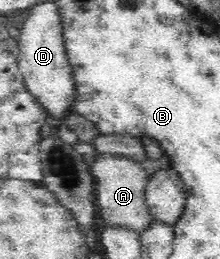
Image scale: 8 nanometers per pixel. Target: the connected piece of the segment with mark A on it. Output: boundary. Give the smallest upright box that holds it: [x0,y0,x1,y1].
[90,153,154,235]

